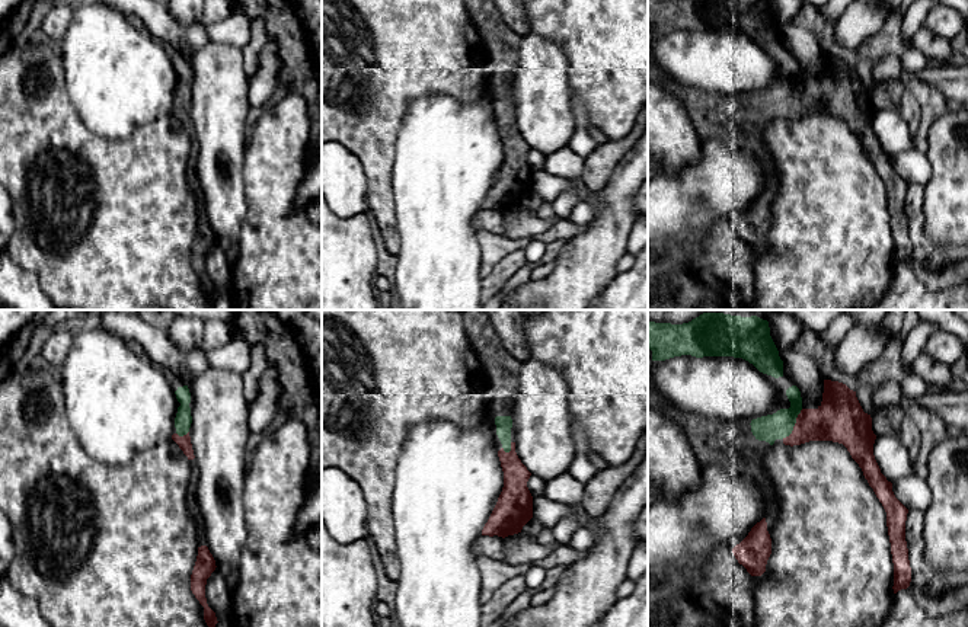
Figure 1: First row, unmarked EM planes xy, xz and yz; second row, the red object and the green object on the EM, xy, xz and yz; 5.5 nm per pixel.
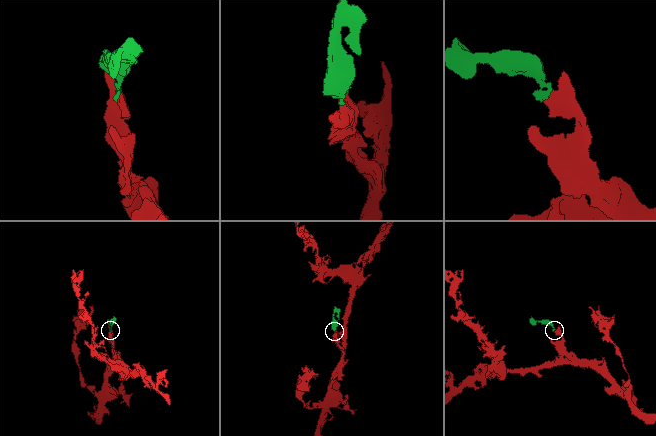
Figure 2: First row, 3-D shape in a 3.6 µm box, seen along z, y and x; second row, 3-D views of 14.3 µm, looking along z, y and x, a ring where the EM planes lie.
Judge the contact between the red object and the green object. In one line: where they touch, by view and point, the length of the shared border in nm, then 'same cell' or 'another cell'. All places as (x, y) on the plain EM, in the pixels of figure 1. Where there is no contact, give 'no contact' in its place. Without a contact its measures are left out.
meets red in yz at (795, 99); contact 200 nm long; same cell

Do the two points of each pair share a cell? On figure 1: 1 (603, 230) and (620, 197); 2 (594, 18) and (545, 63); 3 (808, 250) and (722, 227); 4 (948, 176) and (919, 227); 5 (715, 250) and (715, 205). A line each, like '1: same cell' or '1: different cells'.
1: same cell
2: different cells
3: different cells
4: different cells
5: different cells

